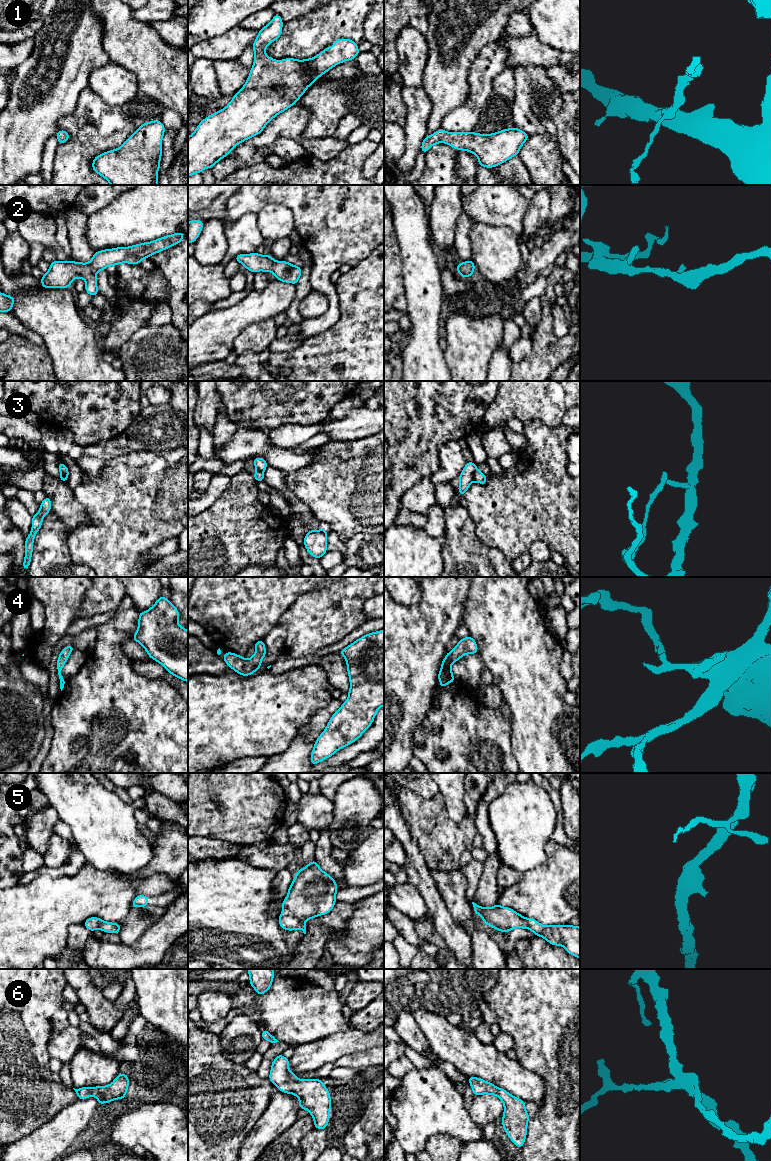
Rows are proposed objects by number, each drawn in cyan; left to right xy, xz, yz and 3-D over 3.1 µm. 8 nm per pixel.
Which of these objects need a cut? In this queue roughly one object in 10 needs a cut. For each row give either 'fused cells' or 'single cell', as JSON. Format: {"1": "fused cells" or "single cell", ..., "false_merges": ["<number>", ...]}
{"1": "single cell", "2": "single cell", "3": "fused cells", "4": "single cell", "5": "single cell", "6": "single cell", "false_merges": ["3"]}

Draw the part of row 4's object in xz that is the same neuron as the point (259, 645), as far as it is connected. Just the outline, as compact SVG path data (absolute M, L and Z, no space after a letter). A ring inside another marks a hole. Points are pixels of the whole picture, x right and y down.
M263 639L257 641L254 646L256 652L249 659L244 659L242 656L228 651L223 656L223 660L238 674L249 676L260 669L261 661L266 656L266 648Z

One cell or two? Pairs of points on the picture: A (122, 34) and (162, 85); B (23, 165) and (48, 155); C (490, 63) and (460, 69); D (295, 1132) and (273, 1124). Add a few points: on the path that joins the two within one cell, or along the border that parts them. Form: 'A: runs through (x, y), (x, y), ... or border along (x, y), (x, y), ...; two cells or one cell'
A: runs through (135, 47), (160, 72); one cell
B: border along (53, 136), (45, 144), (40, 171); two cells
C: border along (484, 47), (469, 71), (469, 90); two cells
D: border along (297, 1117), (289, 1127), (268, 1143); two cells

